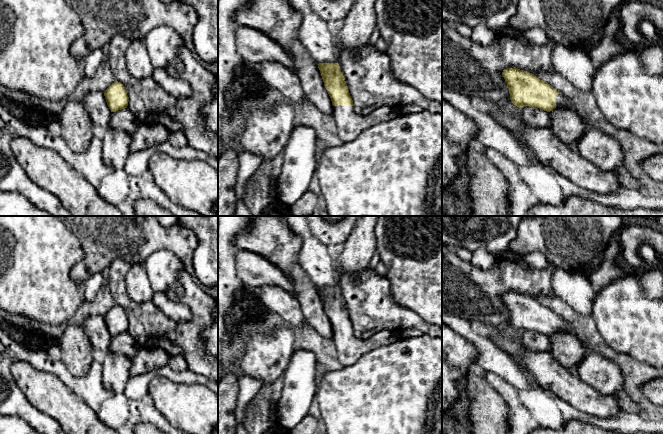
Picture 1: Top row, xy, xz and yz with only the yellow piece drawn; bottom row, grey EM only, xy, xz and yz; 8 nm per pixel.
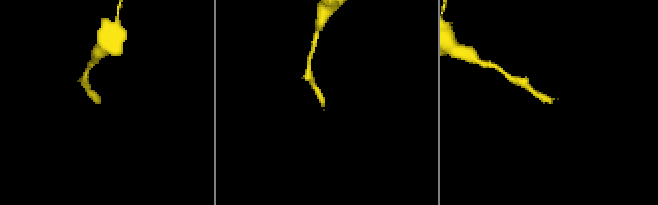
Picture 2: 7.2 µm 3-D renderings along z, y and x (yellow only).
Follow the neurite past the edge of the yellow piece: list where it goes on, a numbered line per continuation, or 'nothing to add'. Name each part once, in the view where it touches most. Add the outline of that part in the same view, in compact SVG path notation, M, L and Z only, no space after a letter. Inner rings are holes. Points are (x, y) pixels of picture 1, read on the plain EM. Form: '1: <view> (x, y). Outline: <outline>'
1: xz (350, 348). Outline: M333 330L338 360L343 367L354 365L362 355L371 350L401 339L403 337L398 331L382 330L376 333L374 338L362 340L355 336L353 330Z

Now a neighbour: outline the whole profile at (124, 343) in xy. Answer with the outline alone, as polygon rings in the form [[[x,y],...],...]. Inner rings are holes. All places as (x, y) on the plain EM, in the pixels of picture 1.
[[[125,332],[112,336],[109,349],[112,353],[120,353],[133,359],[140,347],[137,341],[128,332]]]

